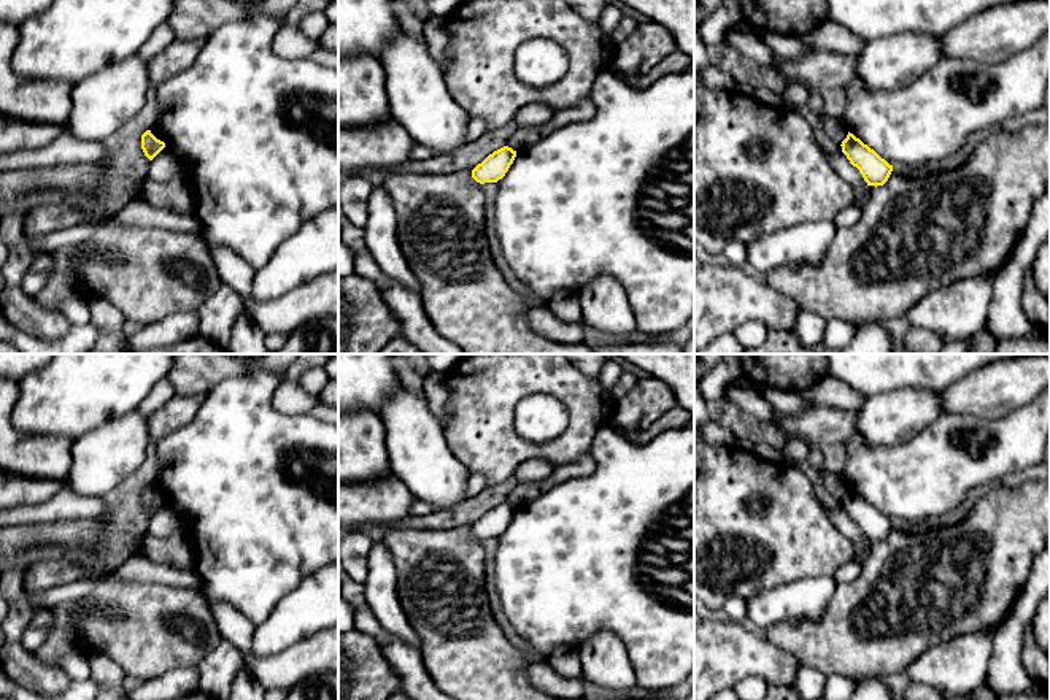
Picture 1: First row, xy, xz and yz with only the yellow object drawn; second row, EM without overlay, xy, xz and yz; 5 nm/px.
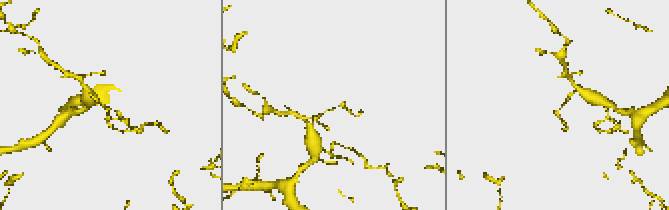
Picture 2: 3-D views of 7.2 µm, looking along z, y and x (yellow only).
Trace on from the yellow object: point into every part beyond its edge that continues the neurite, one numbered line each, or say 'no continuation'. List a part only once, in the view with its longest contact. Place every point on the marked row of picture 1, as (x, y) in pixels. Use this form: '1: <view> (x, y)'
no continuation

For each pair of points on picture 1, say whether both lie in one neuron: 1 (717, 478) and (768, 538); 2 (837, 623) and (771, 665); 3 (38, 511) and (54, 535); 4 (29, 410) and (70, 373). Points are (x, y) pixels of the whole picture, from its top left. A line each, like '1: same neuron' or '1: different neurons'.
1: same neuron
2: different neurons
3: different neurons
4: same neuron

